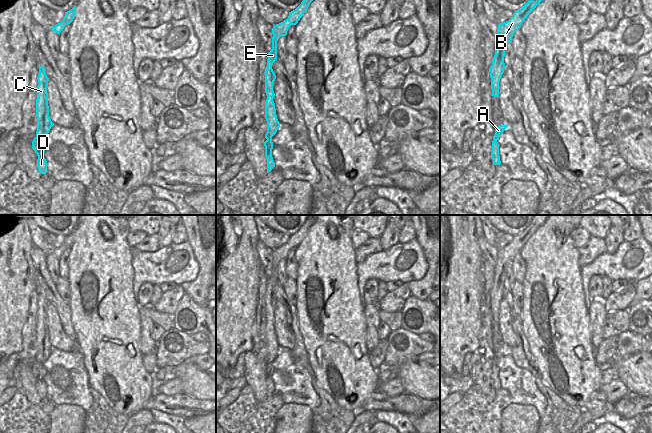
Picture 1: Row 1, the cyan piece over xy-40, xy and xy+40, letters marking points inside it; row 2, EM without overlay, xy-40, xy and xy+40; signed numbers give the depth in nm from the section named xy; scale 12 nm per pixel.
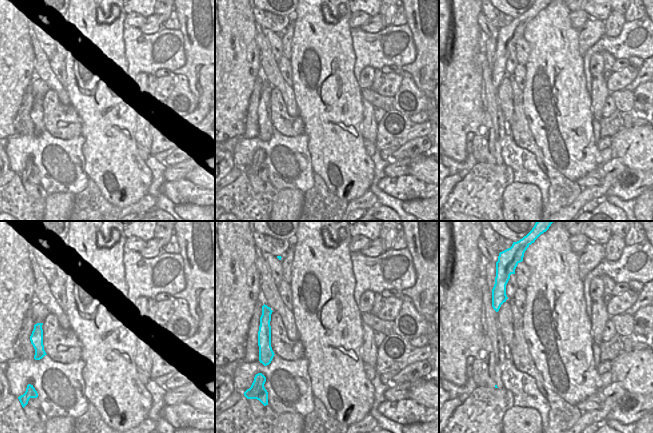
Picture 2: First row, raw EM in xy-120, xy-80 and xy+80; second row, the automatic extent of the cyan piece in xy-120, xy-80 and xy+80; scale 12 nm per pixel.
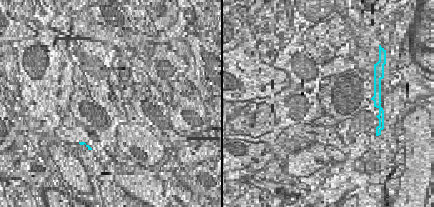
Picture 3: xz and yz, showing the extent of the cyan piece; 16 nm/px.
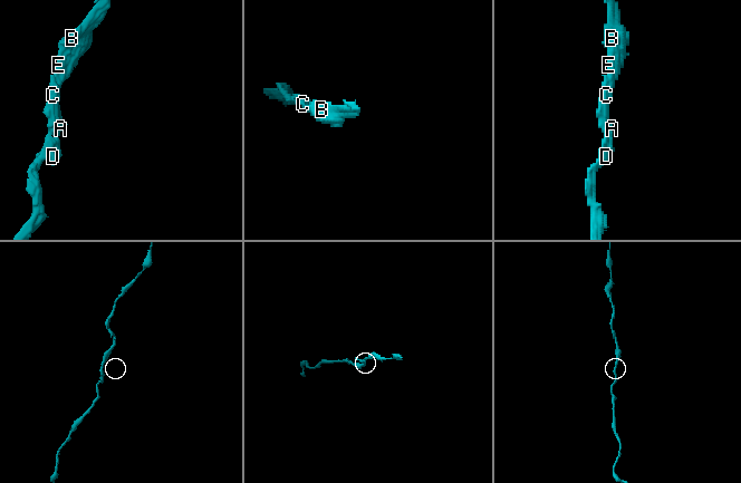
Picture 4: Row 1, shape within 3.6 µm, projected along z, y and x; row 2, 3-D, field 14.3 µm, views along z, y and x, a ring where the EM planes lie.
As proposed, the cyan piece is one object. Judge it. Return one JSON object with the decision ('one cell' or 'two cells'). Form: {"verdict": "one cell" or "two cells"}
{"verdict": "one cell"}

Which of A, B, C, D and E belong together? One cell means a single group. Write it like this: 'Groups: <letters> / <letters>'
Groups: A B C D E

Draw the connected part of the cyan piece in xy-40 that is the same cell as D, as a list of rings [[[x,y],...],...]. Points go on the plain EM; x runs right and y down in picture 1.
[[[39,290],[39,299],[37,301],[39,306],[37,310],[36,323],[36,341],[37,341],[37,355],[36,361],[32,365],[32,373],[38,380],[37,392],[41,398],[47,397],[47,385],[44,382],[44,376],[47,370],[42,363],[49,357],[51,351],[54,349],[49,341],[48,317],[47,309],[49,302],[45,297],[43,290]]]

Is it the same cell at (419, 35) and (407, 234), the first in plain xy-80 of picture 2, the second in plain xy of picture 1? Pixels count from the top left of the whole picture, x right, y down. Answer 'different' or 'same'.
different

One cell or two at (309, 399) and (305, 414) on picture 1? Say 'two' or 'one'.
two

